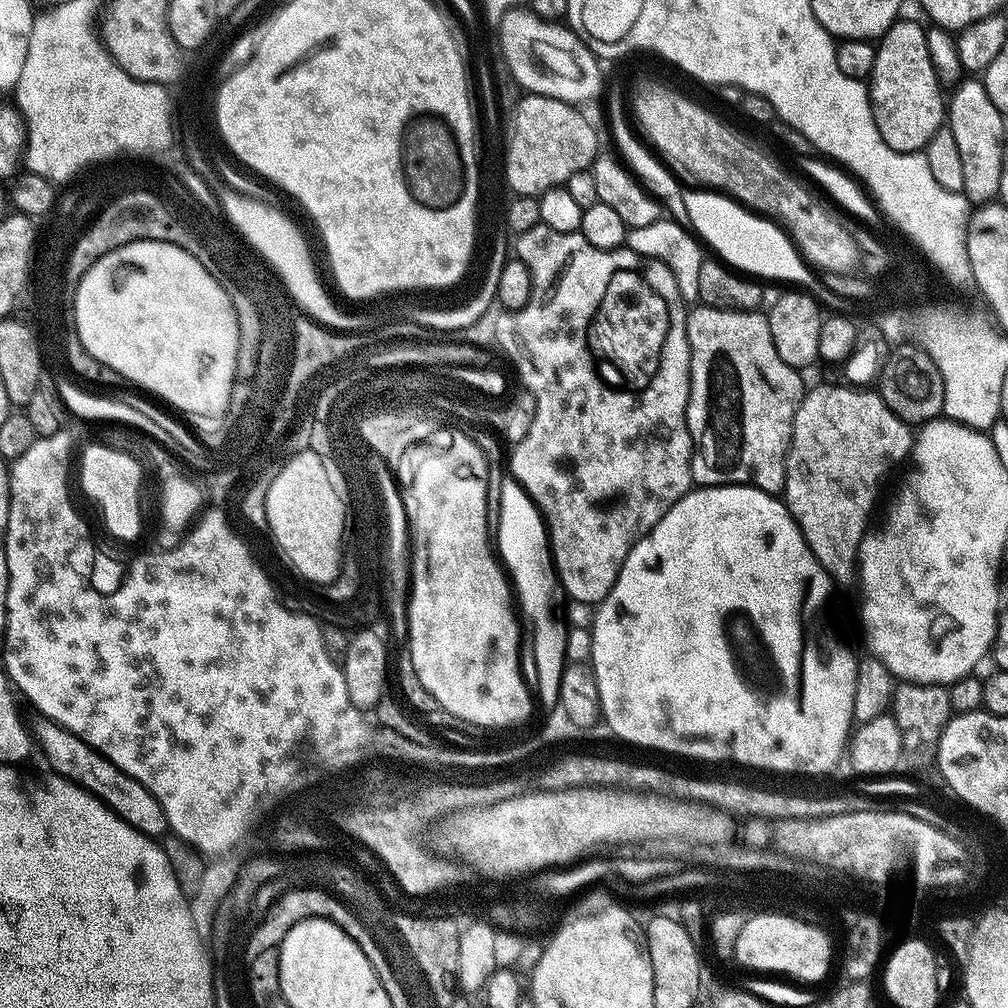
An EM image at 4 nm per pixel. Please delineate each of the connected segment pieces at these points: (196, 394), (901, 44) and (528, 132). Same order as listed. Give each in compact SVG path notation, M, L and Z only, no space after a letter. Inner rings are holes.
M143 240L110 250L86 270L77 286L75 317L84 349L99 364L113 368L121 381L129 380L161 396L165 405L173 404L188 416L220 418L227 412L238 367L238 322L226 290L208 273L204 261L187 247Z
M897 19L896 23L886 30L876 44L874 70L867 81L868 101L872 104L874 122L878 126L878 134L882 134L882 142L890 146L890 150L899 152L919 152L934 138L946 120L946 96L943 96L940 79L936 77L934 62L930 62L928 49L928 33L925 25L916 20Z
M531 94L521 95L514 114L514 128L506 136L506 139L508 139L508 155L503 157L506 164L503 179L513 188L511 191L515 195L539 198L546 190L567 185L570 174L587 172L591 169L592 161L598 155L596 132L592 129L591 122L580 112L583 111L579 107L561 100Z

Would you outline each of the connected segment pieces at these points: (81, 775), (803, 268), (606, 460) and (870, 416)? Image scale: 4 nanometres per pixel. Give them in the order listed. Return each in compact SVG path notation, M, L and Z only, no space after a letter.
M43 718L37 719L37 721L36 728L34 726L35 743L38 745L39 751L41 748L45 758L52 763L51 771L55 775L64 776L70 782L74 782L90 794L94 794L102 801L108 812L118 814L118 818L122 818L127 824L134 826L134 830L138 830L142 834L160 838L169 831L166 814L162 810L158 798L154 798L154 794L150 794L150 790L146 790L146 786L142 786L142 782L130 778L130 774L118 770L118 766L114 766L114 762L110 762L101 752L94 750L86 742L82 742L82 738L78 738L61 724L55 724L53 720Z
M685 189L683 194L689 227L695 235L708 247L716 250L715 255L730 268L752 278L763 280L778 280L780 282L794 282L796 286L810 288L814 282L815 273L805 262L789 239L787 232L775 221L769 220L757 213L749 211L744 205L737 203L723 193L709 192L707 189Z
M539 223L530 230L519 233L514 240L515 259L521 260L530 270L532 297L526 306L516 312L504 312L500 316L499 333L495 343L498 348L512 353L511 367L516 367L523 387L534 394L536 413L526 438L514 445L512 451L511 479L524 488L524 493L540 509L544 527L548 529L548 546L552 549L552 562L556 566L559 587L568 595L569 601L577 600L598 606L610 594L622 562L630 554L636 541L661 520L693 487L692 479L692 435L688 429L688 395L690 394L690 346L688 345L688 312L678 294L674 274L662 262L640 256L628 247L614 250L598 250L586 242L581 232L550 230L550 226Z
M820 384L805 391L794 414L792 444L784 460L782 493L788 513L802 530L802 538L806 538L806 546L810 546L814 558L836 582L848 580L851 576L853 579L857 575L856 554L861 538L869 531L868 519L872 516L880 483L895 464L909 459L914 439L913 429L898 419L890 406L886 406L879 391L840 384Z

